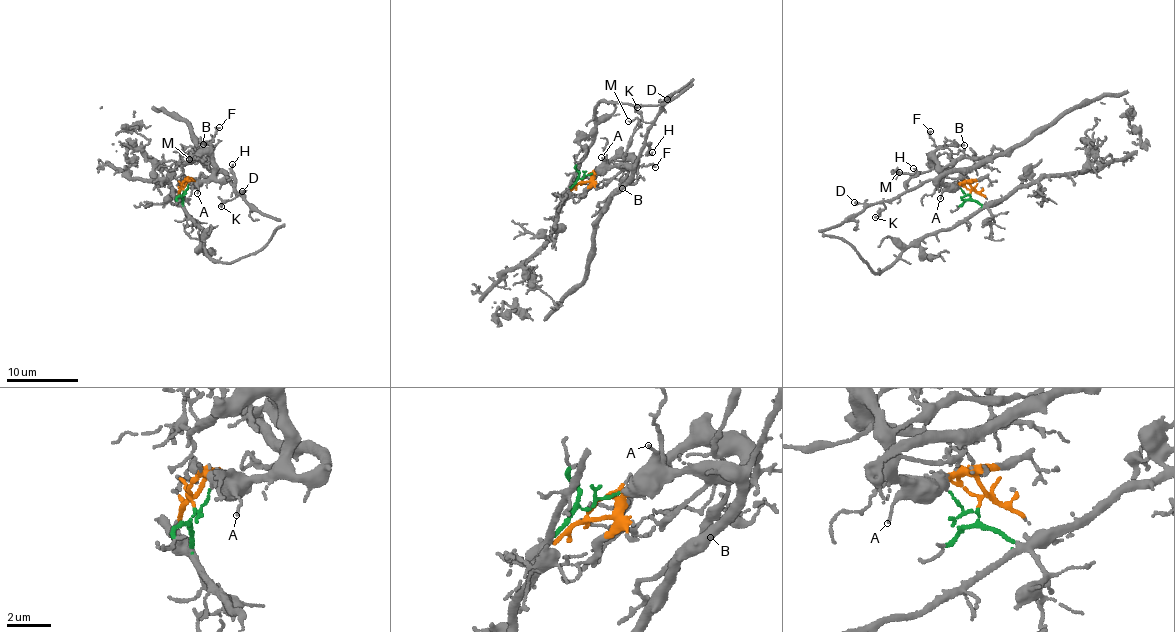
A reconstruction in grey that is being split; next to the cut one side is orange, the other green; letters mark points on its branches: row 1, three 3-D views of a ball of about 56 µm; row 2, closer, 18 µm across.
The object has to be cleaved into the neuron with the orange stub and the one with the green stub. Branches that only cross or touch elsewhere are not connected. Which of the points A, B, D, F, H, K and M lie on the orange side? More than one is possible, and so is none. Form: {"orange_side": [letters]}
{"orange_side": ["A", "B", "D", "F", "H", "K", "M"]}

